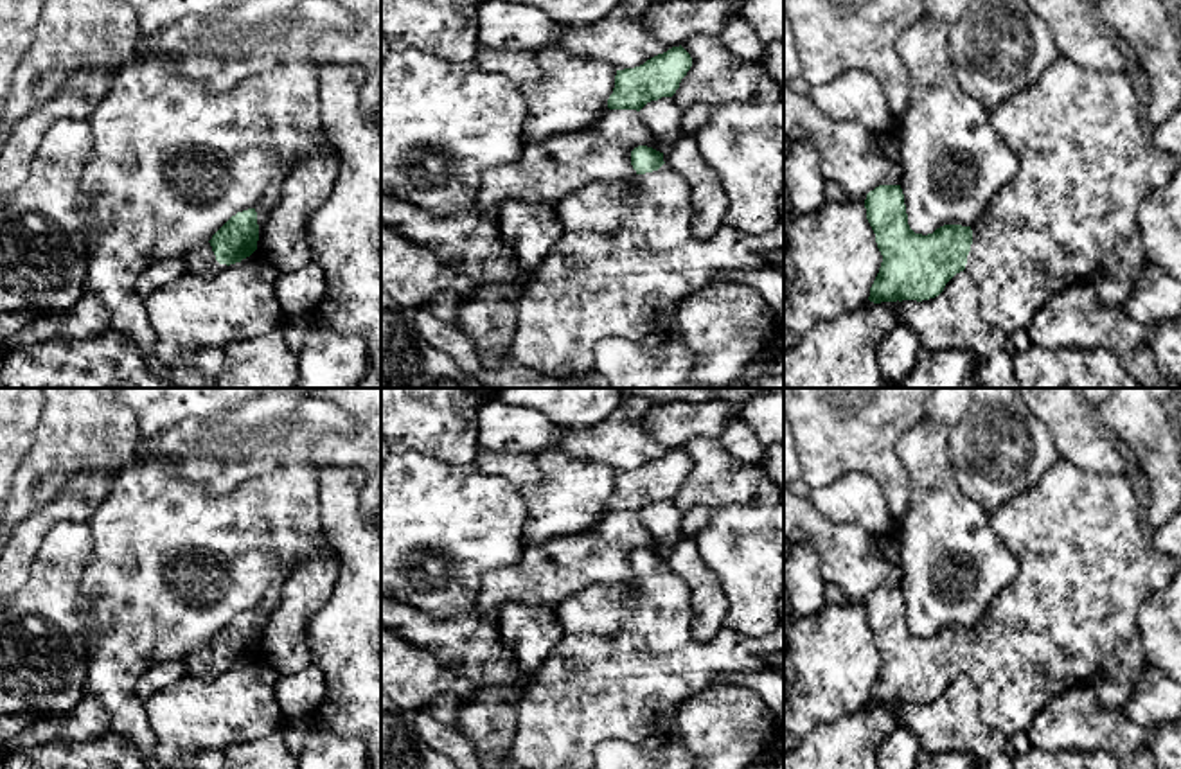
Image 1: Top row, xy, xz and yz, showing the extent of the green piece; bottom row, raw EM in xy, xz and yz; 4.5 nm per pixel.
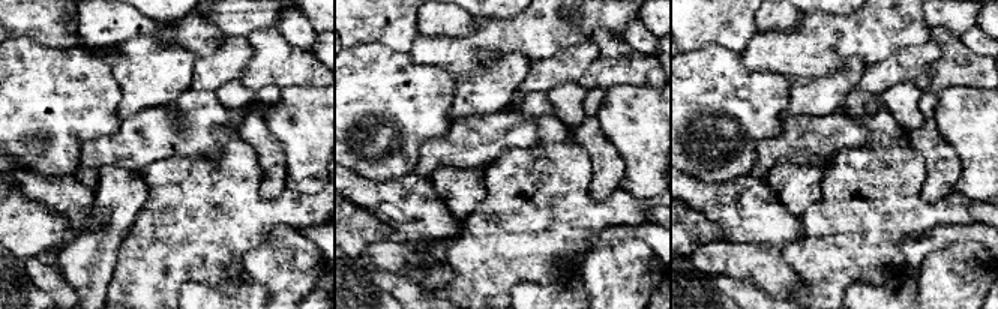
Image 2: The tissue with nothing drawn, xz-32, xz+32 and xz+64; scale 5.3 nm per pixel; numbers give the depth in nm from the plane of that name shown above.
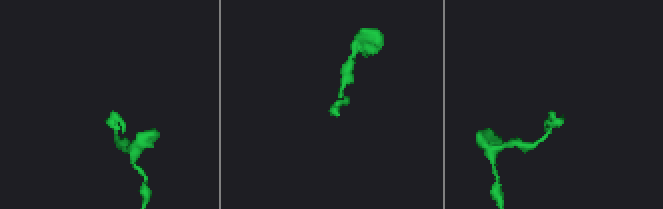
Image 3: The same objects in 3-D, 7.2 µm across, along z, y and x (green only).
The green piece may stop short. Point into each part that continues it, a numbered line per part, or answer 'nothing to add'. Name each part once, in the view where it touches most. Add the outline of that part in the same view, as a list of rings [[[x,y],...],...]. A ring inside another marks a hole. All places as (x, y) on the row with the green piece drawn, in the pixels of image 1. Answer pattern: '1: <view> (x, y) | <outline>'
1: yz (1086, 160) | [[[1059,56],[1025,92],[990,111],[994,133],[1016,155],[1019,167],[971,226],[965,270],[980,295],[980,316],[1007,334],[1026,329],[1050,295],[1073,284],[1091,284],[1111,309],[1125,309],[1147,266],[1138,208],[1152,189],[1167,185],[1179,164],[1152,144],[1150,129],[1125,72],[1098,72]]]

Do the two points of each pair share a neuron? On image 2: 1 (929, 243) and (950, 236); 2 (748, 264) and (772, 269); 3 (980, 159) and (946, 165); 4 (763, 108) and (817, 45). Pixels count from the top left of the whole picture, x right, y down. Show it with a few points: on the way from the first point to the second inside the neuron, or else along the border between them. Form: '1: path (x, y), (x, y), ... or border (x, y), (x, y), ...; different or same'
1: path (934, 239), (946, 236); same
2: path (754, 264), (766, 269); same
3: border (940, 132), (961, 165), (955, 189); different
4: border (754, 71), (773, 71), (790, 78); different

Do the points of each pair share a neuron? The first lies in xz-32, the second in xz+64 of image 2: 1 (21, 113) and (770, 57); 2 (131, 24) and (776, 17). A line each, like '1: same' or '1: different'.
1: different
2: same

